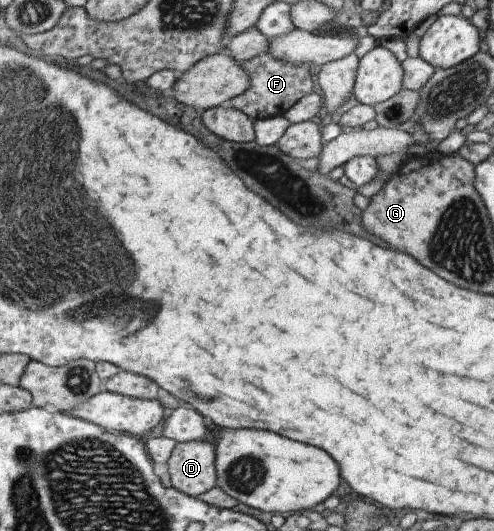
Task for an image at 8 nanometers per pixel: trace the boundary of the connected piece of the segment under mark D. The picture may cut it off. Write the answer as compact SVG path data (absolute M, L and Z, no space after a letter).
M213 442L177 443L167 460L171 487L186 496L199 497L217 486Z

